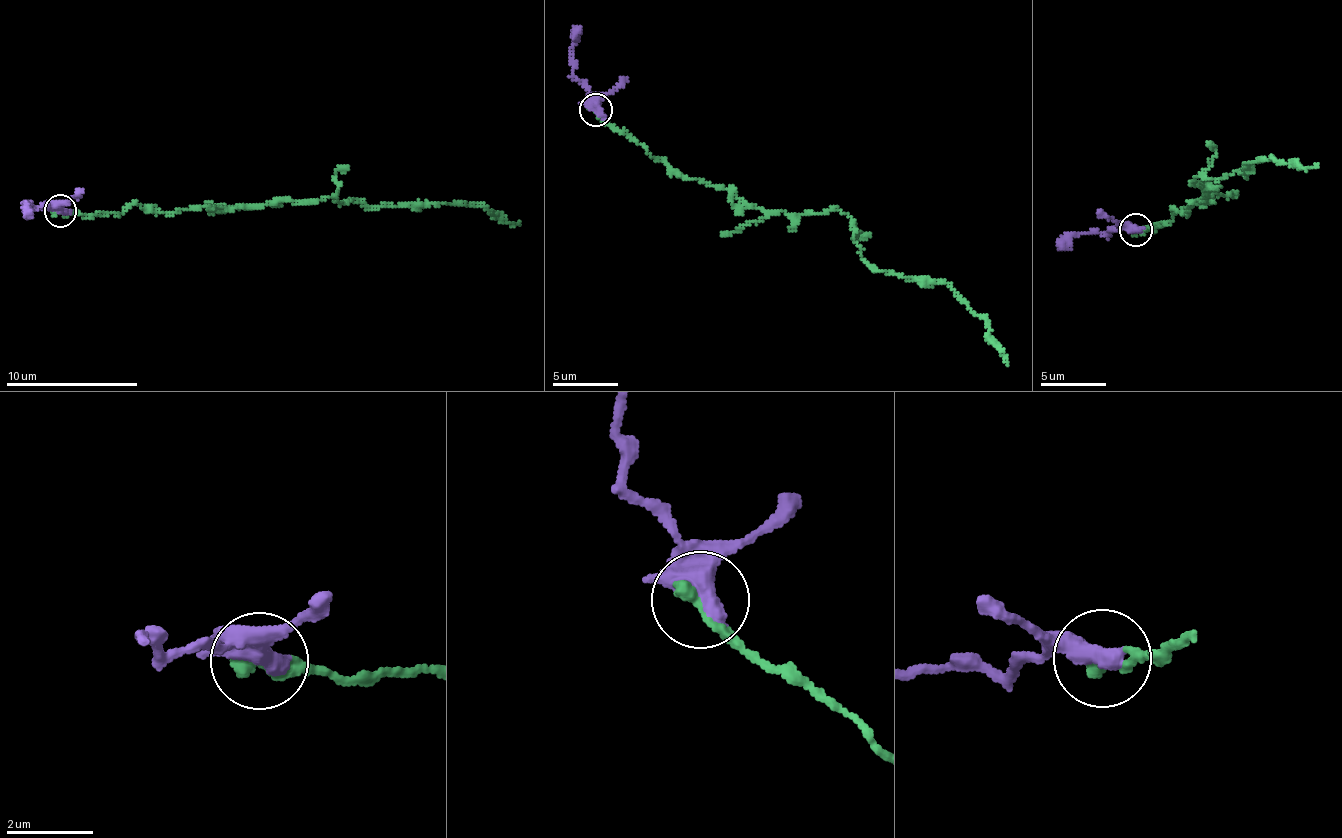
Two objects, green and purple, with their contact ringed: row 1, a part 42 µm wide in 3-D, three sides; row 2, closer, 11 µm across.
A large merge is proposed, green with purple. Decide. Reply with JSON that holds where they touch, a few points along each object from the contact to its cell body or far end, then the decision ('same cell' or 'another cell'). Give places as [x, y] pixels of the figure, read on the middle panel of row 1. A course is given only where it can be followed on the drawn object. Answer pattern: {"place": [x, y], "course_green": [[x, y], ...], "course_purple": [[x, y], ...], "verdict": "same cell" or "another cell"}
{"place": [596, 110], "course_green": [[595, 109], [683, 176], [749, 205], [789, 214], [841, 210], [868, 262], [942, 280], [986, 321], [1008, 365]], "course_purple": [[595, 109], [593, 93], [573, 74], [573, 41], [580, 26]], "verdict": "same cell"}

